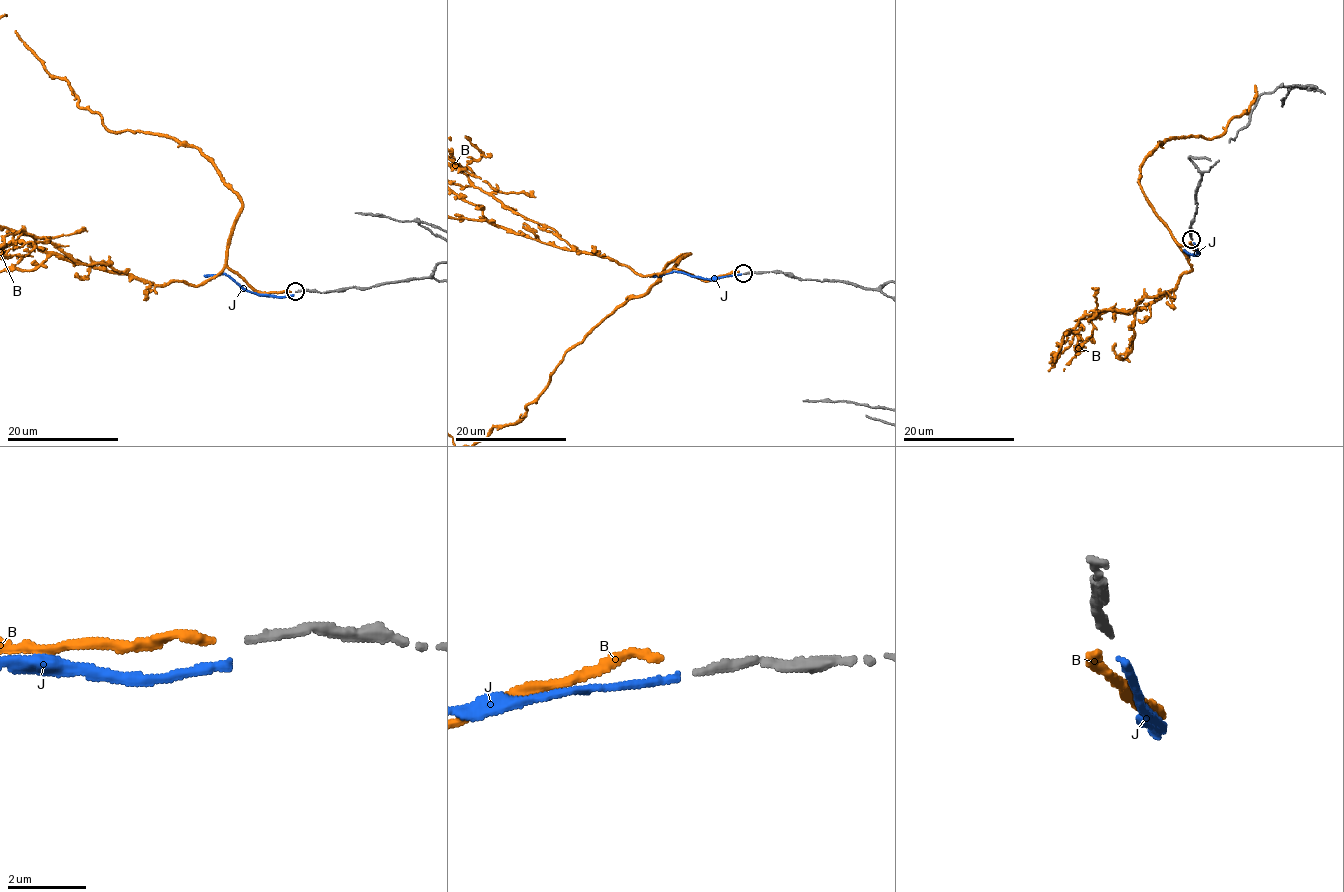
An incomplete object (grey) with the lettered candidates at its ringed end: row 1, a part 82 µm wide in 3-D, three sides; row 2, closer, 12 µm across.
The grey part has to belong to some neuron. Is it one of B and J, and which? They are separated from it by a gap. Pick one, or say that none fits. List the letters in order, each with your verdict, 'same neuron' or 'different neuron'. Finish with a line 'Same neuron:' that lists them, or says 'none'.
B: same neuron
J: different neuron
Same neuron: B

